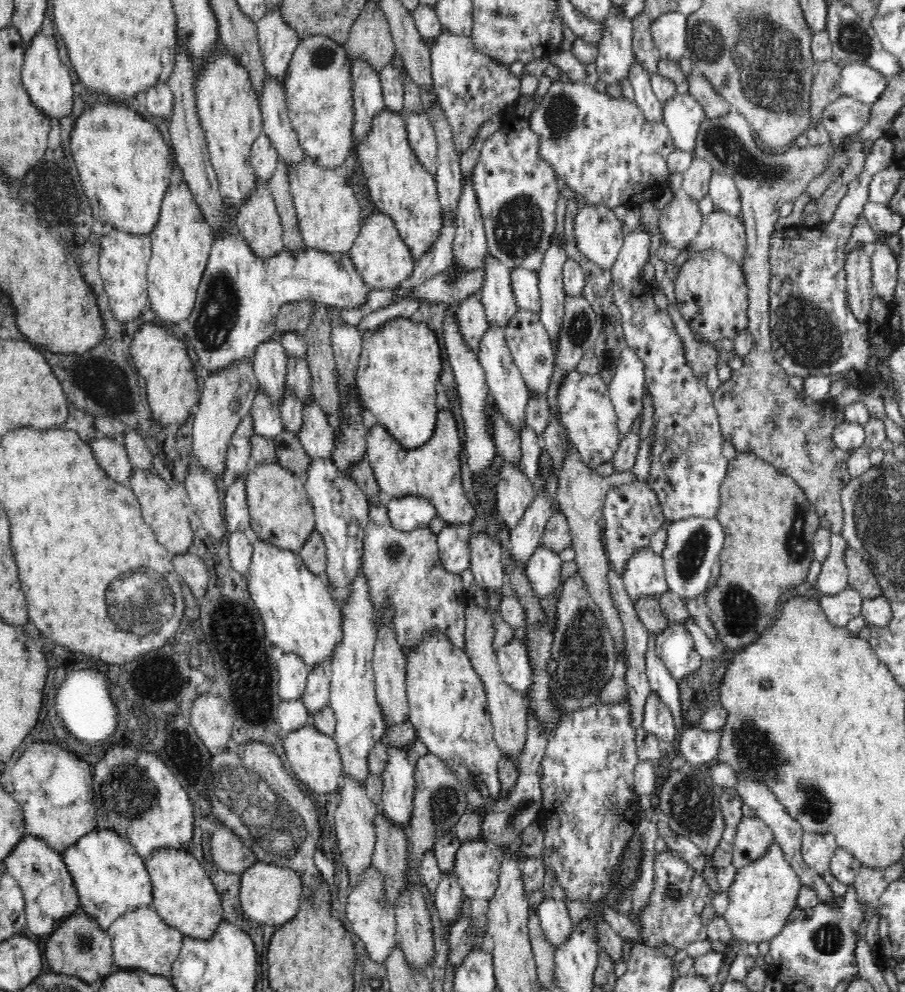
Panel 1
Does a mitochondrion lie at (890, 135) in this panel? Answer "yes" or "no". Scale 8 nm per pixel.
no

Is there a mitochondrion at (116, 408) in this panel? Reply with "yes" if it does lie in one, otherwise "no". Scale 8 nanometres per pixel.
yes

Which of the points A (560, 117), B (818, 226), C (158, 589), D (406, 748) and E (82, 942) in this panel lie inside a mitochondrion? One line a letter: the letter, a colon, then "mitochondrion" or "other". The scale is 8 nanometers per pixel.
A: mitochondrion
B: other
C: mitochondrion
D: other
E: mitochondrion

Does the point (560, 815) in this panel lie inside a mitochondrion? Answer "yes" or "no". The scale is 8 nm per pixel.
no

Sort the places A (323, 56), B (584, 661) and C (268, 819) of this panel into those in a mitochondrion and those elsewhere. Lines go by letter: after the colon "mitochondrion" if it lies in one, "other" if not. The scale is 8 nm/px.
A: mitochondrion
B: mitochondrion
C: mitochondrion

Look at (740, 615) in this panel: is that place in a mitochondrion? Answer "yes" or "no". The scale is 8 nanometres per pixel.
yes

